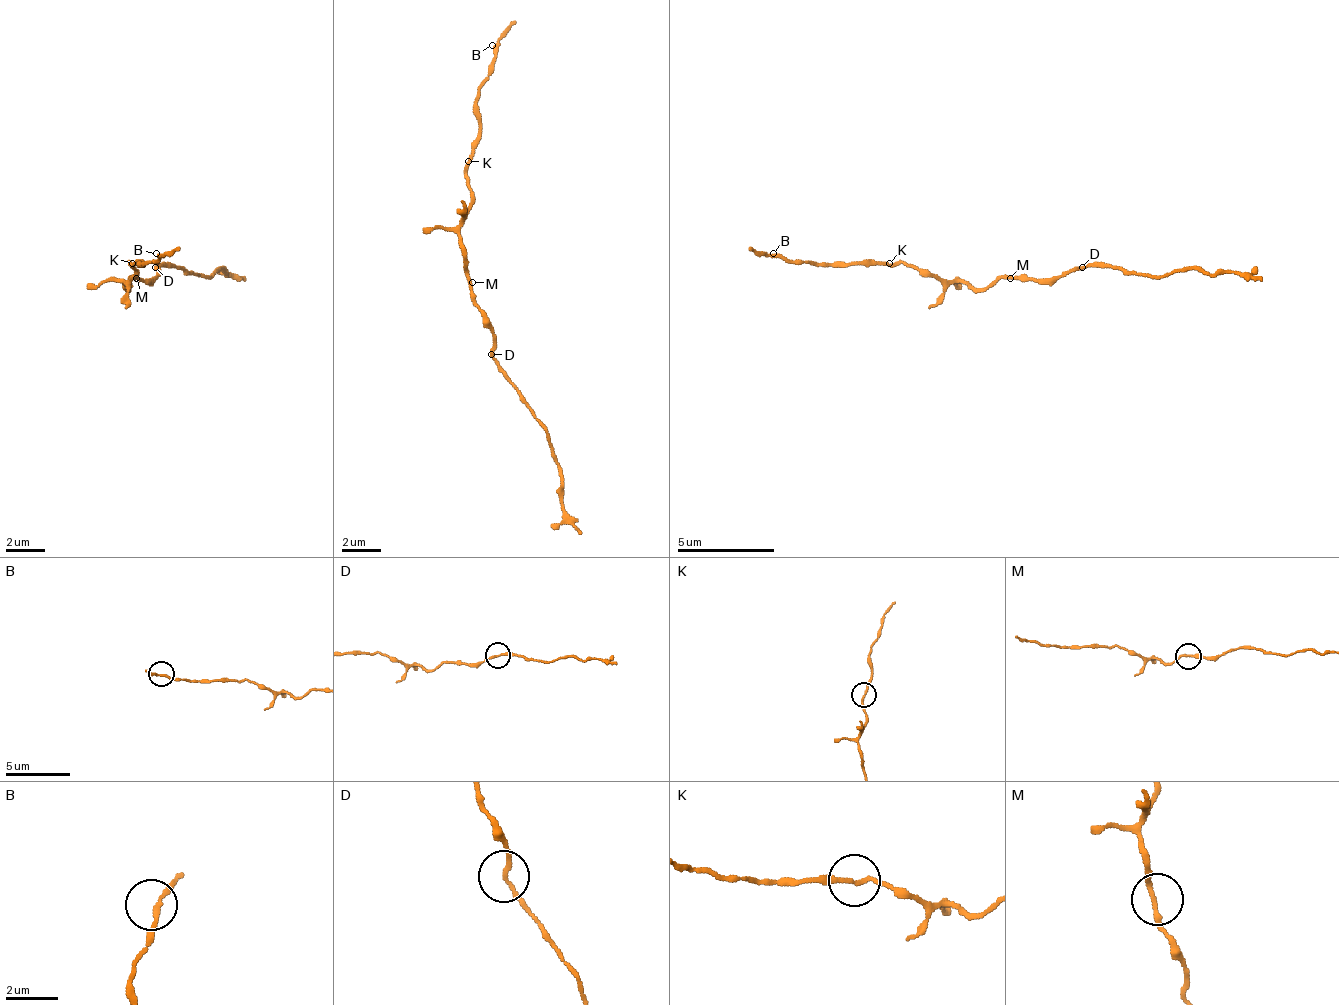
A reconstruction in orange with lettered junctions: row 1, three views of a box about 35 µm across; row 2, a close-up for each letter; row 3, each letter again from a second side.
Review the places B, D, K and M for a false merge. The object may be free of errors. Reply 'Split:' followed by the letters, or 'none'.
Split: none

